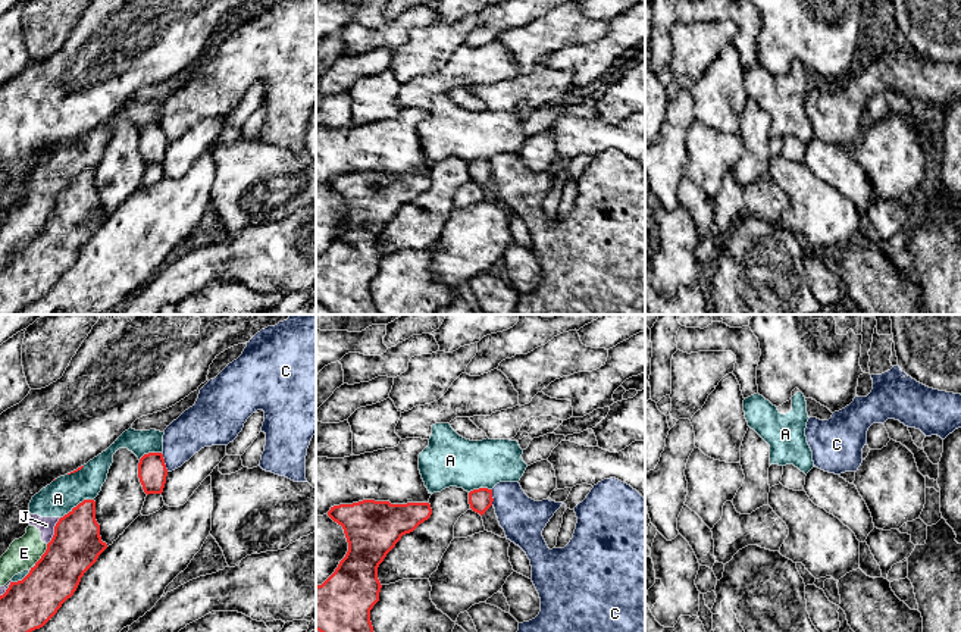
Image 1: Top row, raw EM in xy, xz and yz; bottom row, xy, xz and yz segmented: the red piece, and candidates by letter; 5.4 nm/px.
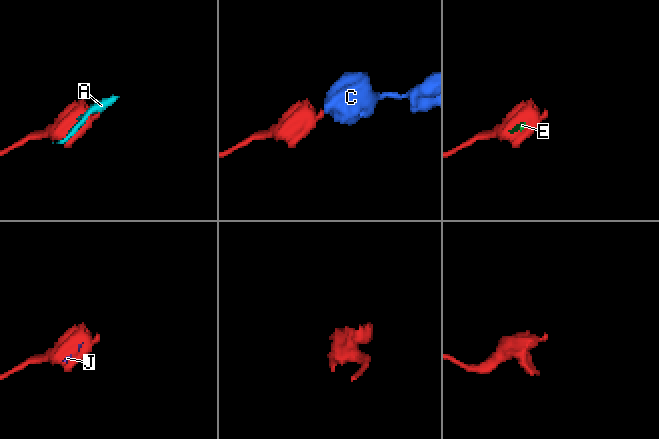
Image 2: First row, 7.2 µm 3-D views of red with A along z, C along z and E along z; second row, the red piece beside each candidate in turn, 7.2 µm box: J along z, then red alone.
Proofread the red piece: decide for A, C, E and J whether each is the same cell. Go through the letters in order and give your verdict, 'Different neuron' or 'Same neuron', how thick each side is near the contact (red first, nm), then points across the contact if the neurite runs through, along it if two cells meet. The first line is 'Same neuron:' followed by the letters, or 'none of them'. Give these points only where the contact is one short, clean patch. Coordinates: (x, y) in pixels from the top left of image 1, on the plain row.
Same neuron: none of them
A: Different neuron. Thickness 280 nm (red) against 190 nm
C: Different neuron. Thickness 160 nm (red) against 220 nm. Boundary: xy (160, 124), (168, 141)
E: Different neuron. Thickness 280 nm (red) against 170 nm
J: Different neuron. Thickness 280 nm (red) against 90 nm

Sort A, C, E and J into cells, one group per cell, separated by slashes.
A E J / C

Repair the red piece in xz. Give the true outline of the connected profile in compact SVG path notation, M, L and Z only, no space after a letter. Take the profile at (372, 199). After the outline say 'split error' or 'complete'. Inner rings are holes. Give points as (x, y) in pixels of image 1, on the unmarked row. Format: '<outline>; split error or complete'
M363 170L331 178L328 187L342 197L348 222L335 243L316 257L316 301L332 315L381 315L373 303L370 281L379 272L378 238L403 206L413 203L432 185L429 173L391 175Z; complete

